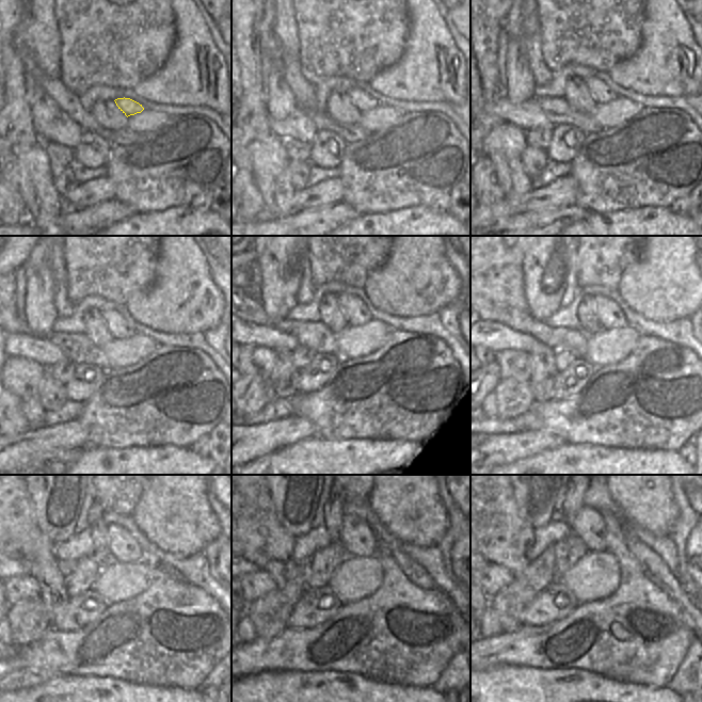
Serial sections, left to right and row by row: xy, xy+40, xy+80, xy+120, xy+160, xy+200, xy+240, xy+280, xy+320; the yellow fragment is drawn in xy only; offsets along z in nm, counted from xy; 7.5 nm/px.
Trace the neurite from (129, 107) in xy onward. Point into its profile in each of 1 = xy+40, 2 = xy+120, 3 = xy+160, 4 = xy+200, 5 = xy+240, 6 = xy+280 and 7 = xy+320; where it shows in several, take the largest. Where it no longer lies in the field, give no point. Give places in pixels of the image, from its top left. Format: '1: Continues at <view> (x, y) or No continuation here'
1: Continues at xy+40 (365, 102)
2: Continues at xy+120 (120, 329)
3: Continues at xy+160 (357, 317)
4: Continues at xy+200 (601, 313)
5: Continues at xy+240 (122, 545)
6: Continues at xy+280 (359, 540)
7: Continues at xy+320 (588, 525).

